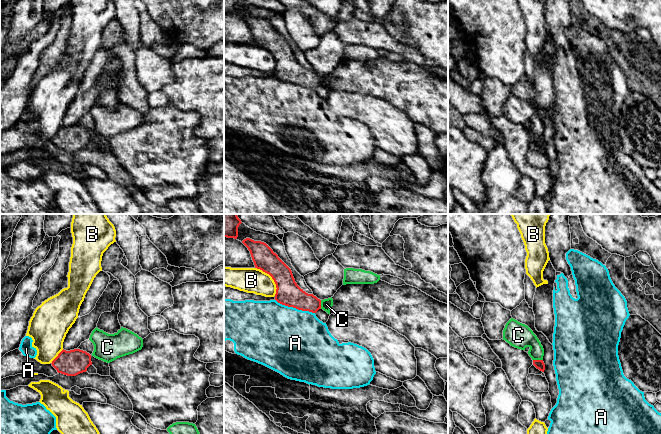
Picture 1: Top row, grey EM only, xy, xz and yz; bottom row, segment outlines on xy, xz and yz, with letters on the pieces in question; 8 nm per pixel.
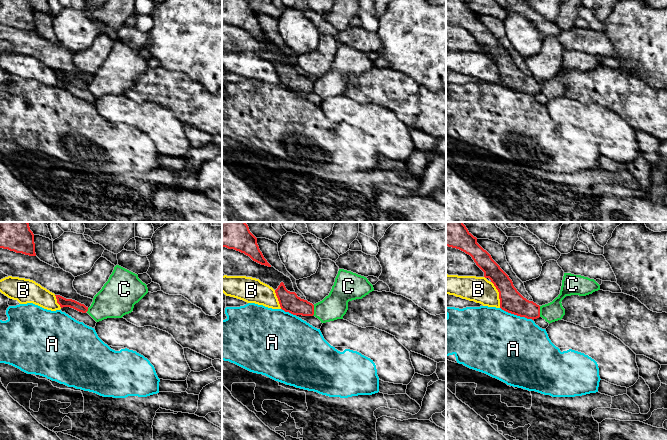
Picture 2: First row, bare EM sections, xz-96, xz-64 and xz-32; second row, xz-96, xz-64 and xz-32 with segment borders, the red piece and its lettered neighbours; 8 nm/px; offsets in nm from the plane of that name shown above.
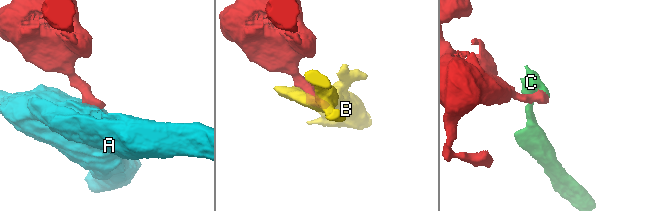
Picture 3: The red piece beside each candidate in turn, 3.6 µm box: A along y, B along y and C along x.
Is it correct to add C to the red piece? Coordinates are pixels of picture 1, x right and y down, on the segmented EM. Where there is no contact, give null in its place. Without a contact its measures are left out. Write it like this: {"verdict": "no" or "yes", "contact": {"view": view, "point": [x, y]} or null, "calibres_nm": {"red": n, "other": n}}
{"verdict": "no", "contact": {"view": "yz", "point": [538, 360]}, "calibres_nm": {"red": 80, "other": 200}}

